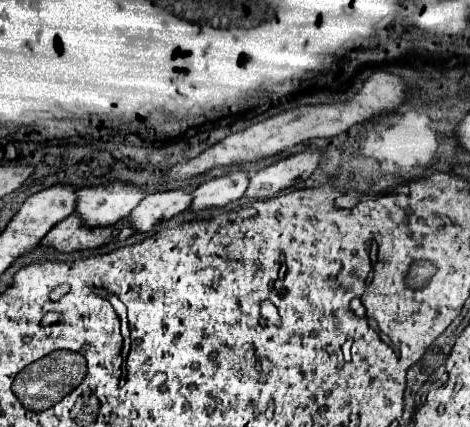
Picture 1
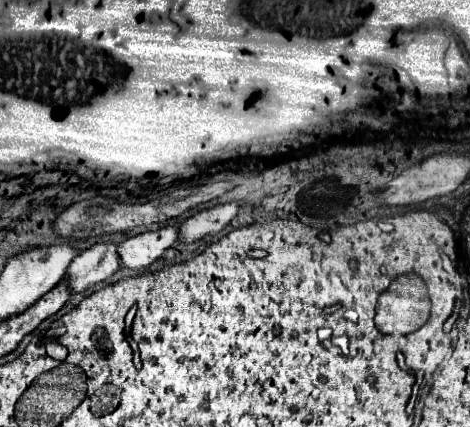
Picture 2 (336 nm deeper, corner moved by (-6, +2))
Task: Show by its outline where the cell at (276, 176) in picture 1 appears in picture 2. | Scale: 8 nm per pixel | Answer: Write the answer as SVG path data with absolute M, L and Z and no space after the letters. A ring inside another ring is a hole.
M230 202L230 204L222 204L222 206L214 206L210 210L198 212L192 218L184 220L178 228L178 242L180 244L192 244L202 240L206 234L214 234L220 232L238 212L238 204Z

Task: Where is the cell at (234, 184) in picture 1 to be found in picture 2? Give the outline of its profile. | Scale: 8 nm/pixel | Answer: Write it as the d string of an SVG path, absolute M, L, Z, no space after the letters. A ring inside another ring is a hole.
M162 226L160 230L150 230L118 244L120 268L142 270L162 256L164 250L174 246L178 238L178 226Z

